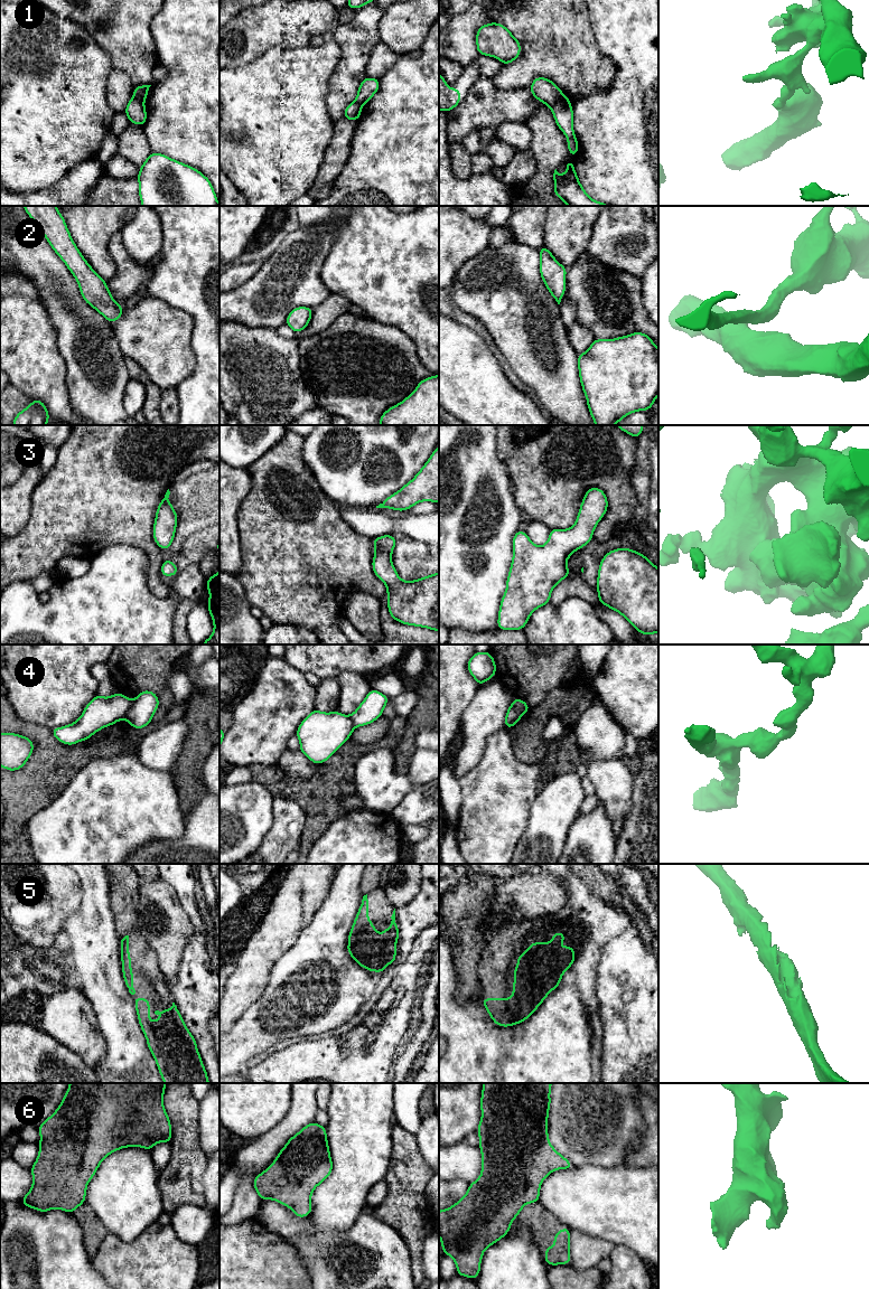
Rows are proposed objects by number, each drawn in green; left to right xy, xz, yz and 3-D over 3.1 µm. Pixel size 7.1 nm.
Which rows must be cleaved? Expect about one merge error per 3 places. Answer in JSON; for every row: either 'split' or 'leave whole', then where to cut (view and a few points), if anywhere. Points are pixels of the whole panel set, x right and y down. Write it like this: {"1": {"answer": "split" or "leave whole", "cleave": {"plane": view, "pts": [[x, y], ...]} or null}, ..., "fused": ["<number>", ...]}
{"1": {"answer": "split", "cleave": {"plane": "yz", "pts": [[563, 95], [550, 107]]}}, "2": {"answer": "leave whole", "cleave": null}, "3": {"answer": "leave whole", "cleave": null}, "4": {"answer": "split", "cleave": {"plane": "xy", "pts": [[133, 701], [124, 717]]}}, "5": {"answer": "leave whole", "cleave": null}, "6": {"answer": "leave whole", "cleave": null}, "fused": ["1", "4"]}

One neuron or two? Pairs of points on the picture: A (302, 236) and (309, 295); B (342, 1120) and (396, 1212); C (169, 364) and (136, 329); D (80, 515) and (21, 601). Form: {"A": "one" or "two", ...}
{"A": "one", "B": "two", "C": "one", "D": "two"}

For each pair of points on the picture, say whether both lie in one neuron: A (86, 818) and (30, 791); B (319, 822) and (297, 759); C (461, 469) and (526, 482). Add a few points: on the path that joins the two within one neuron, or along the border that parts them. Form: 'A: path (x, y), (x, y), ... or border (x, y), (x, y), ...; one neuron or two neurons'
A: border (69, 781), (48, 805), (39, 809), (31, 817); two neurons
B: border (319, 765), (306, 778), (291, 777), (279, 768); two neurons
C: border (497, 451), (497, 458), (505, 466), (510, 474); two neurons

